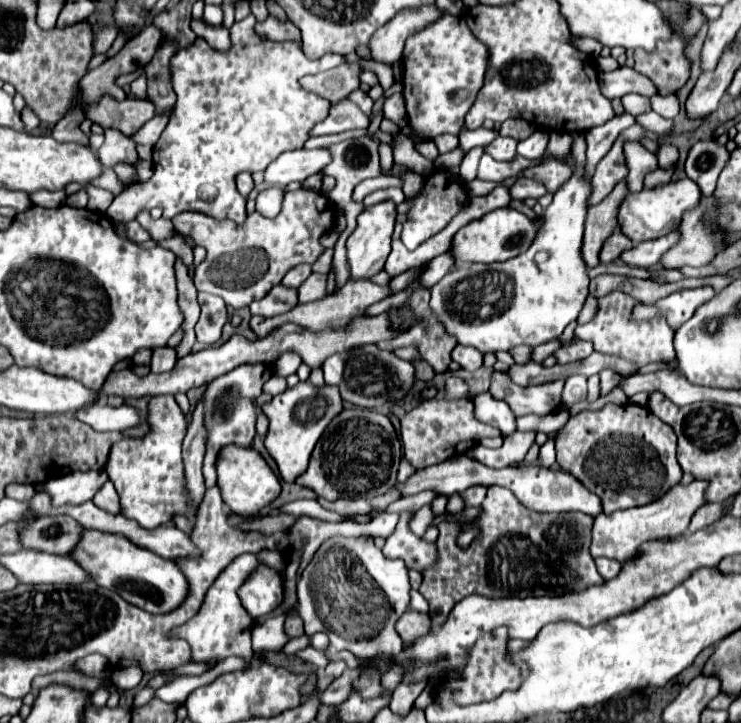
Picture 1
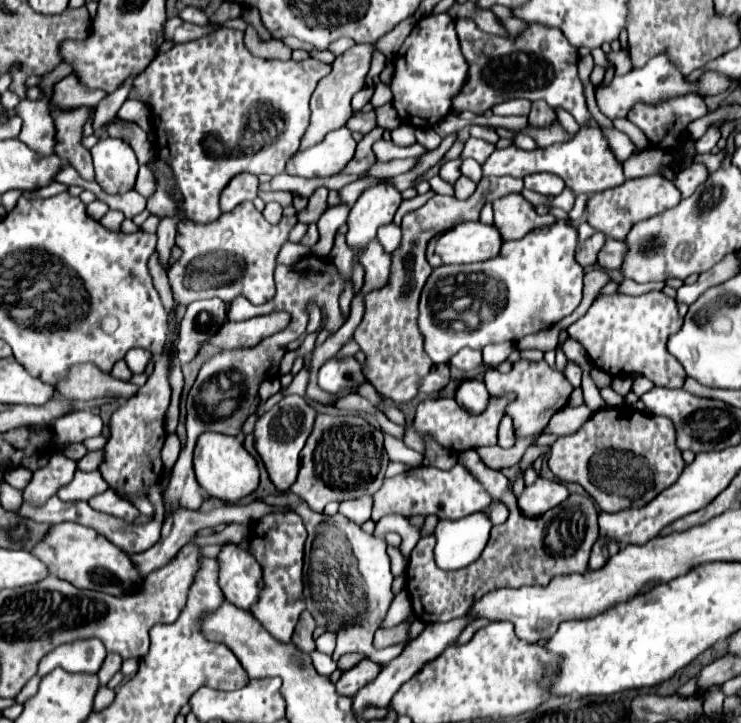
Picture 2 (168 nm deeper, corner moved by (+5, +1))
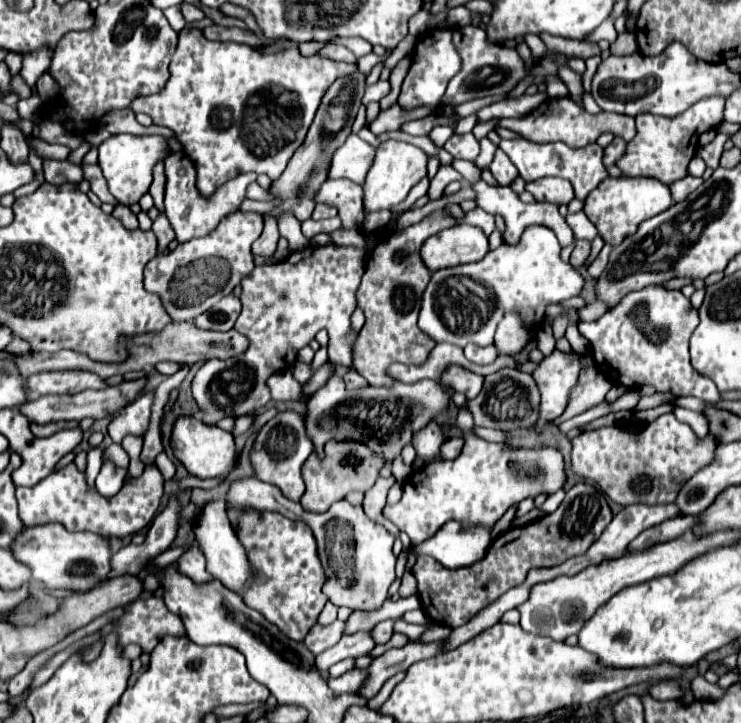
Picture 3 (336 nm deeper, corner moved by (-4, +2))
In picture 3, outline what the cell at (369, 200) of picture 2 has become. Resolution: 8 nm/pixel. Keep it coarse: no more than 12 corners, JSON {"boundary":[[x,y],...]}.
{"boundary":[[389,139],[377,149],[365,213],[397,207],[427,175],[419,147]]}

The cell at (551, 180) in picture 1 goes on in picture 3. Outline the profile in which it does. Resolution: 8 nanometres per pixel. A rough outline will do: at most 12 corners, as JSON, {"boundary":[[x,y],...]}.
{"boundary":[[547,177],[527,183],[537,201],[569,203],[573,187]]}

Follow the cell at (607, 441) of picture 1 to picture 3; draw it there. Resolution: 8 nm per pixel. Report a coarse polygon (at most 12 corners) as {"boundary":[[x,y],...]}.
{"boundary":[[673,413],[571,441],[571,469],[621,505],[673,503],[711,461]]}

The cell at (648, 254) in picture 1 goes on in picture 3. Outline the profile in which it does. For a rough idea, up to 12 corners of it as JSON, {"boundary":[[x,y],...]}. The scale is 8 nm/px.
{"boundary":[[605,243],[599,257],[589,265],[589,273],[599,277],[609,265],[613,245]]}

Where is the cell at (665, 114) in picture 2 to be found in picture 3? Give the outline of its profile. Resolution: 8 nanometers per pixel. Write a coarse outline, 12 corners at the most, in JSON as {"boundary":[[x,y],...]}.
{"boundary":[[711,97],[675,117],[637,115],[617,161],[665,185],[687,175],[699,135],[723,121]]}

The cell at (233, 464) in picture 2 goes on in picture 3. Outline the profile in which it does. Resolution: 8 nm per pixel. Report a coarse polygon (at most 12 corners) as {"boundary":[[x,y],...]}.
{"boundary":[[179,417],[173,453],[199,479],[229,475],[235,437]]}

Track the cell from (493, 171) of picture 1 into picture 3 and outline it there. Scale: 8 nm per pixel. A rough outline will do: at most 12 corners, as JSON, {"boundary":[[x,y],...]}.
{"boundary":[[527,139],[499,145],[529,183],[567,179],[585,199],[609,177],[603,147]]}

